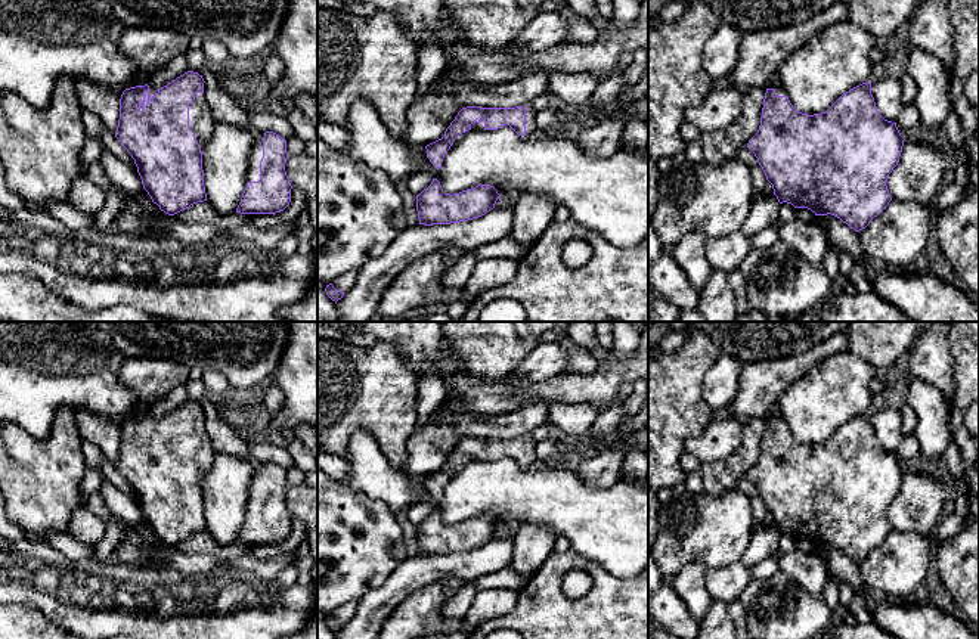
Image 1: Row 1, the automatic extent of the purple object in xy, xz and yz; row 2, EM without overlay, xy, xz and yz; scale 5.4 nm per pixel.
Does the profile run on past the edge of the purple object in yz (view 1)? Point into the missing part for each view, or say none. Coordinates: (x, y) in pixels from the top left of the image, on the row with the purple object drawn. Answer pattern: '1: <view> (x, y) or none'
1: yz (778, 90)

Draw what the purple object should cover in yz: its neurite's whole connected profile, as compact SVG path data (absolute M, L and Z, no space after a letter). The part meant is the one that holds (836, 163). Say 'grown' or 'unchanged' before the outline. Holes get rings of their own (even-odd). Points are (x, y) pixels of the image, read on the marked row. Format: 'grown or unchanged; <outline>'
grown; M870 81L843 93L825 112L814 115L796 111L783 87L766 89L760 125L747 148L758 158L780 204L808 208L815 215L831 214L859 232L892 201L886 180L899 162L904 140L896 122L887 121L879 114Z

